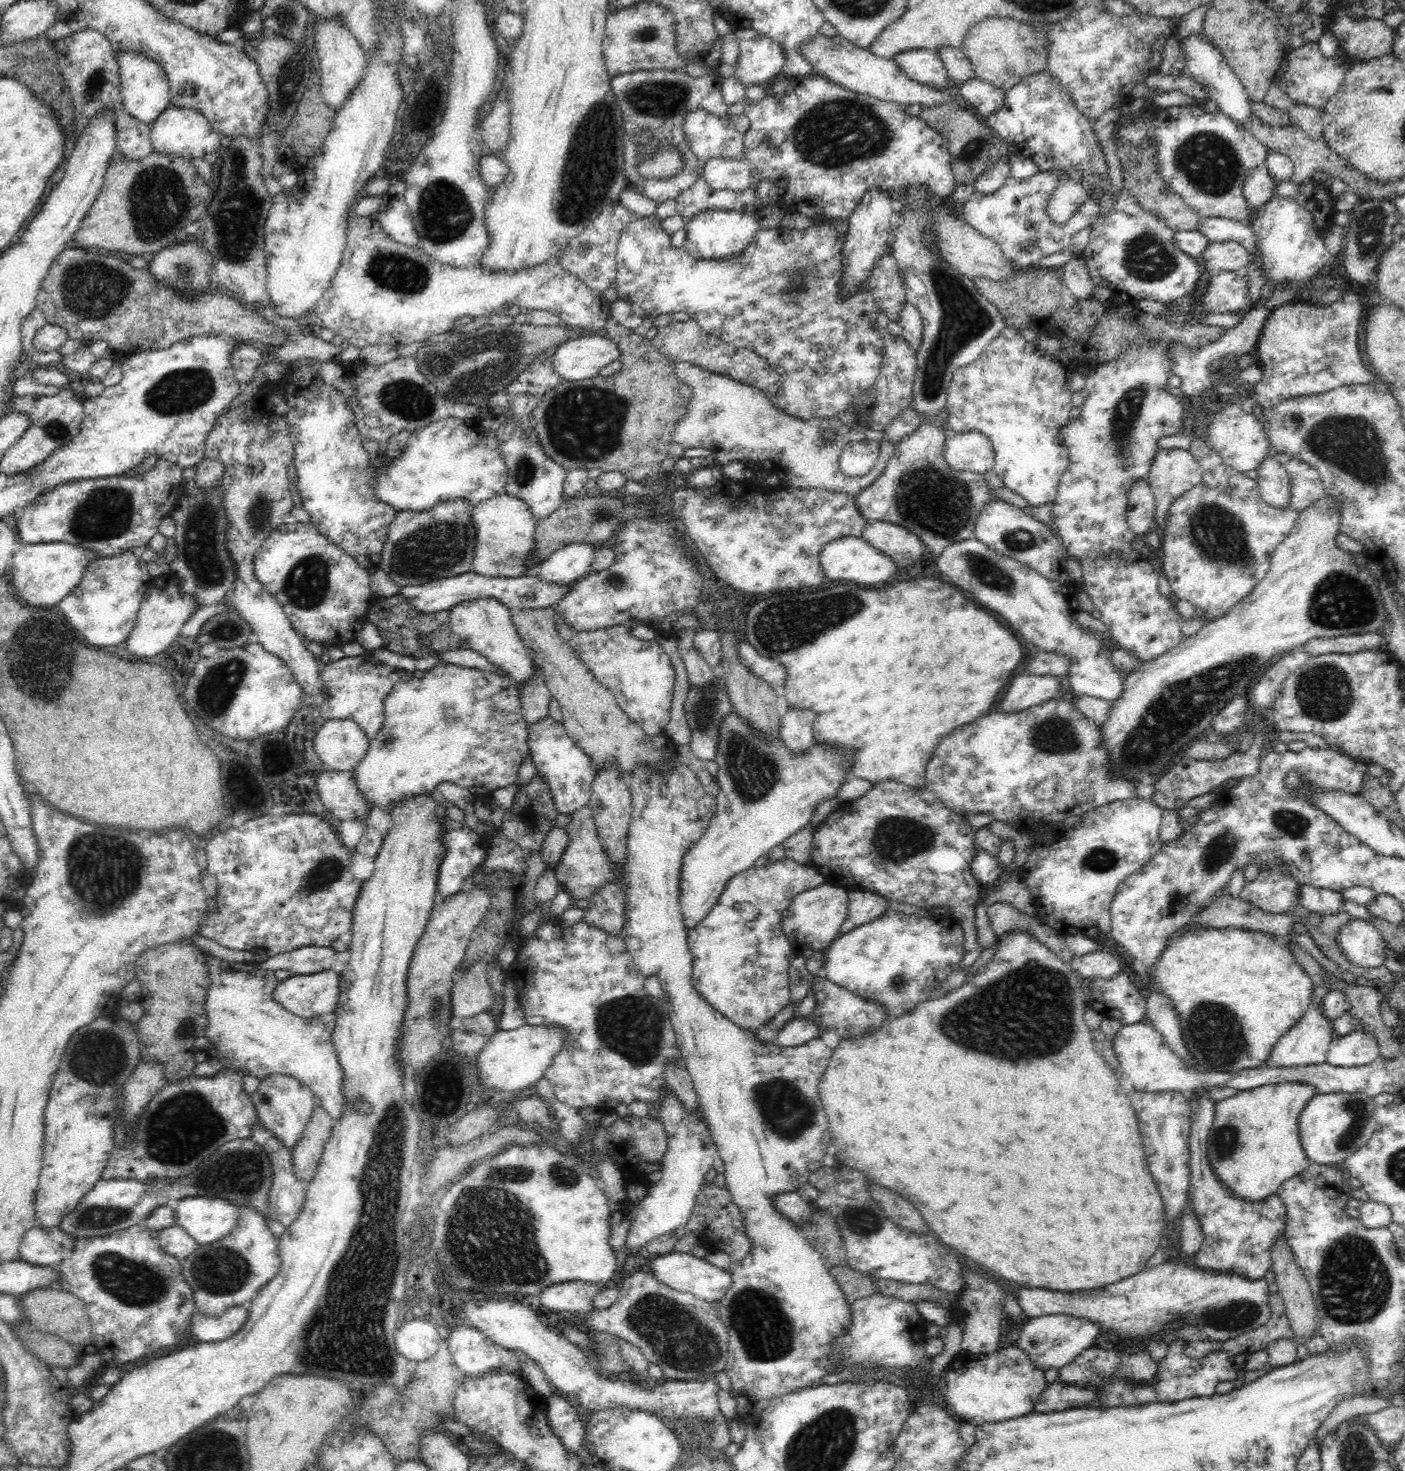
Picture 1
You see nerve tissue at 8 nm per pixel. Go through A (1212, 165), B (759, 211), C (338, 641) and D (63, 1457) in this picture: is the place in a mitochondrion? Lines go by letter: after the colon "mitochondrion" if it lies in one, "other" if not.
A: mitochondrion
B: other
C: other
D: other

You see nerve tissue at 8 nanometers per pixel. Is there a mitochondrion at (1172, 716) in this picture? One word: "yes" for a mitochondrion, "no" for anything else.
yes

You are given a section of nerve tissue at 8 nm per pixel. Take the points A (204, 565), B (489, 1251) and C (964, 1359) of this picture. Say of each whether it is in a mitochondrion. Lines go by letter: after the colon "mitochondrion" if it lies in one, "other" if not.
A: mitochondrion
B: mitochondrion
C: other

